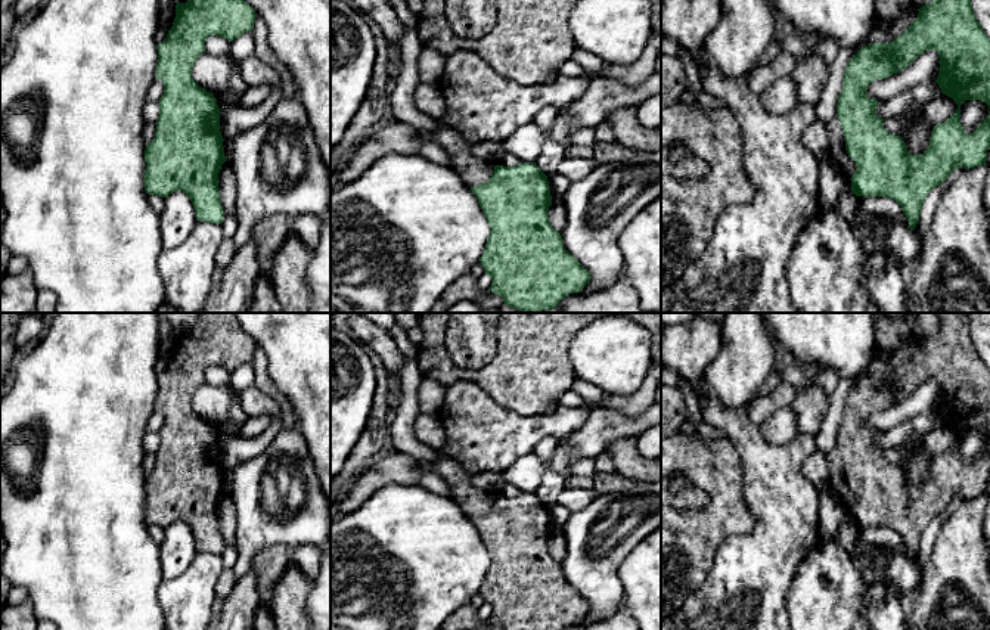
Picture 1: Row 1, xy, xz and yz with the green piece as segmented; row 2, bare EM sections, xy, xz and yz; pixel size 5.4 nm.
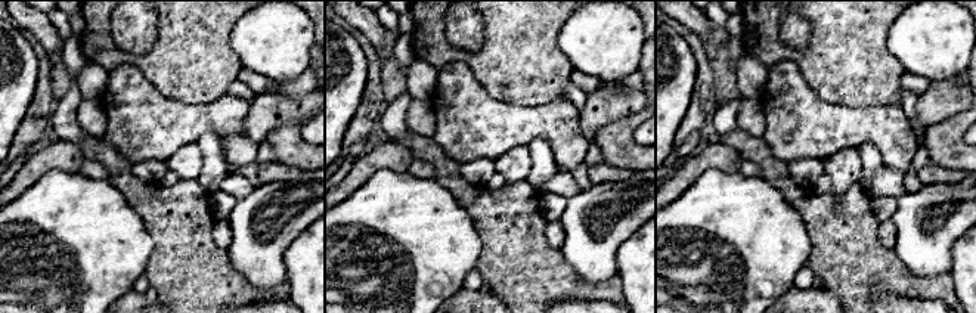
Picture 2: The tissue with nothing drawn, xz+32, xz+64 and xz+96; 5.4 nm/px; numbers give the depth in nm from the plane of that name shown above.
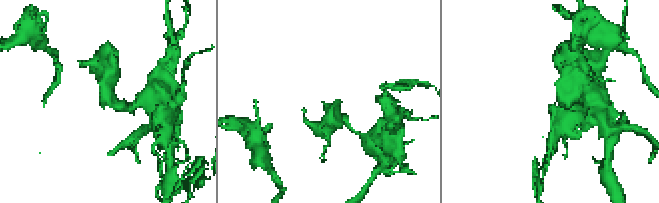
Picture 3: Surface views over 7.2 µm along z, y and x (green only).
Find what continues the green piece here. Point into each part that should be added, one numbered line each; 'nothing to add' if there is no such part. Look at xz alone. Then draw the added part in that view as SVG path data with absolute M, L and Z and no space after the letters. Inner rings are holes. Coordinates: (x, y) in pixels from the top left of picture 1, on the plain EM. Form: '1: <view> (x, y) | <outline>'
1: xz (474, 502) | M443 454L432 462L419 460L419 463L425 472L435 472L447 482L450 497L469 519L490 510L496 496L474 487L472 475L460 465L453 465L450 459Z

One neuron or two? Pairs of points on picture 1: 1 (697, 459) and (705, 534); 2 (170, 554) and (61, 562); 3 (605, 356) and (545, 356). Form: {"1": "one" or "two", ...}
{"1": "one", "2": "two", "3": "two"}

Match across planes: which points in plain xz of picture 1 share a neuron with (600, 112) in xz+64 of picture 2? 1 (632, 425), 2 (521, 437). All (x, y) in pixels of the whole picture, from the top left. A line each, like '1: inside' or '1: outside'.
1: inside
2: outside

